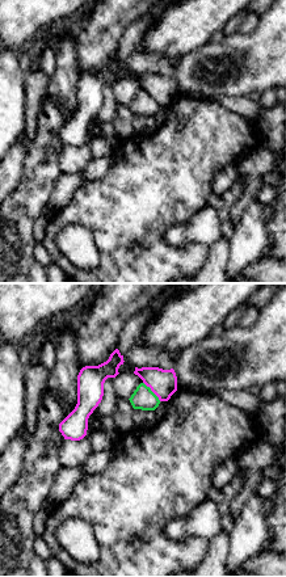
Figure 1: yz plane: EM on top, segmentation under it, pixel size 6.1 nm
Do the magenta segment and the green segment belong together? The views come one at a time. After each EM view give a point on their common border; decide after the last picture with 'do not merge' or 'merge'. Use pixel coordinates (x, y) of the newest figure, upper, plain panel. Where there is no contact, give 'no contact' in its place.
meets magenta at (151, 96)

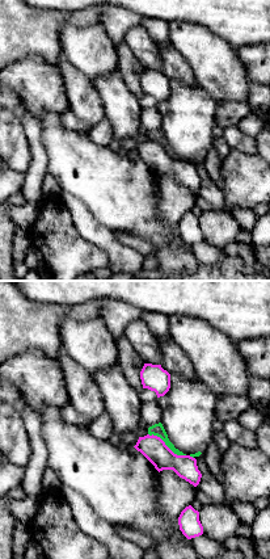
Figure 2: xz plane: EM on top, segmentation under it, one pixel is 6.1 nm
meets magenta at (165, 151)

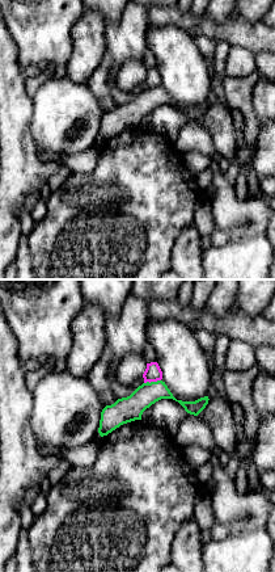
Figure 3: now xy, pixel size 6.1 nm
meets magenta at (152, 87)

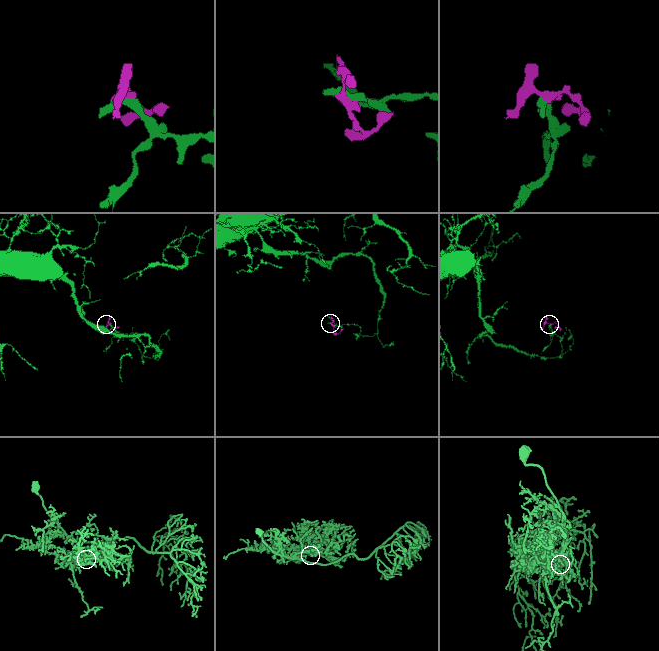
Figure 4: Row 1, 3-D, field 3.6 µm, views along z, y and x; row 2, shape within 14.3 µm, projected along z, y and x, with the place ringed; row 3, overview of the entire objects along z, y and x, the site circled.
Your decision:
do not merge

